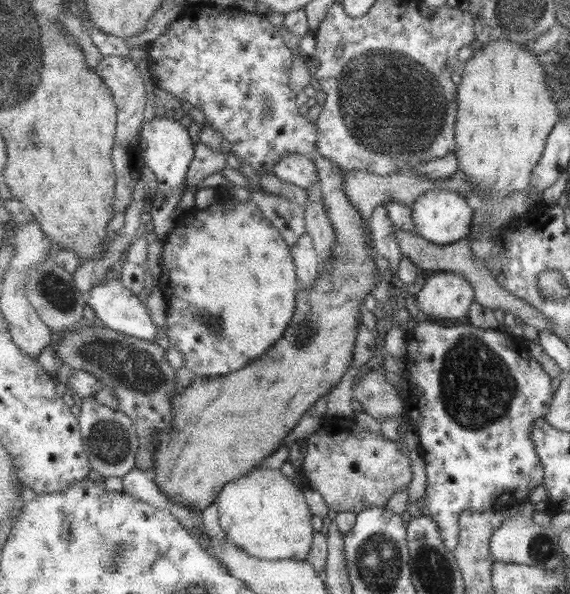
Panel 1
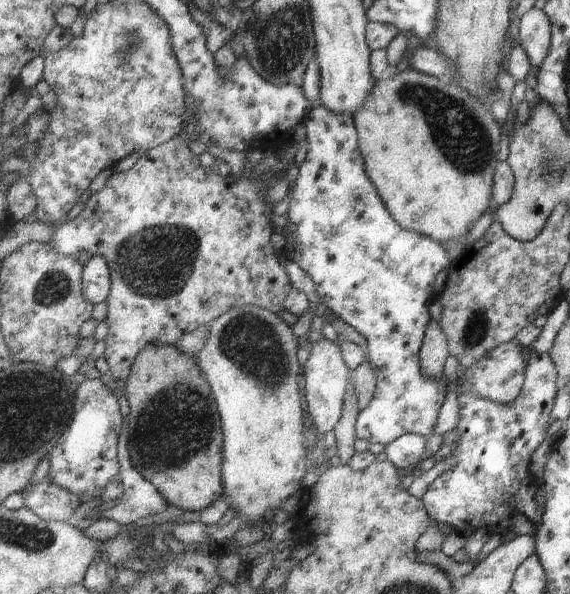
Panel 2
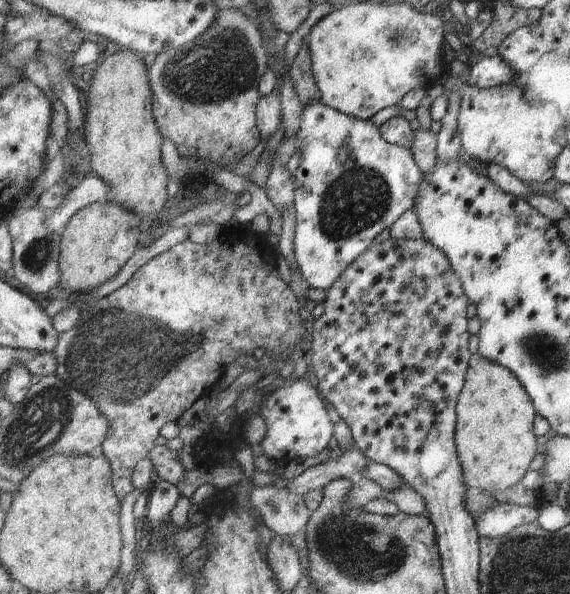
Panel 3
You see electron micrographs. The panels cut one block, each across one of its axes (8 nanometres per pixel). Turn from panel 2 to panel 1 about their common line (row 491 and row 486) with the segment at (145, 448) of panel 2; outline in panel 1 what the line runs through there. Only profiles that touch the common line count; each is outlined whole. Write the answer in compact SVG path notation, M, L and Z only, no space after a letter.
M323 155L314 161L319 167L322 200L338 237L332 262L322 265L320 280L315 287L303 289L297 296L297 312L283 340L279 340L266 355L259 356L253 364L250 363L241 370L225 375L195 378L183 389L183 394L175 398L173 416L176 418L173 419L173 427L157 435L155 470L152 474L154 480L167 499L190 510L200 512L209 508L218 501L218 496L228 482L249 474L267 456L275 454L276 447L283 444L285 436L297 426L303 414L342 381L347 368L354 365L357 333L361 326L359 306L365 303L365 297L386 276L383 271L376 269L374 260L371 260L371 252L375 250L369 225L360 216L360 210L349 202L343 189L340 175L345 170Z

